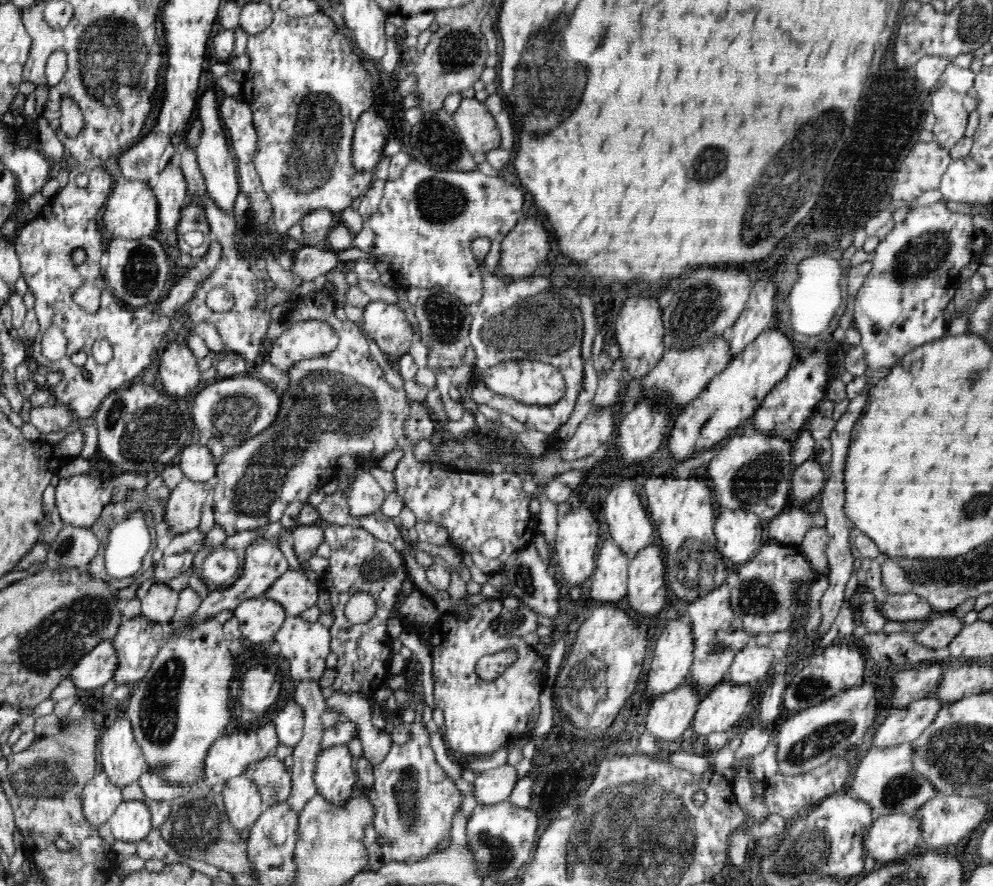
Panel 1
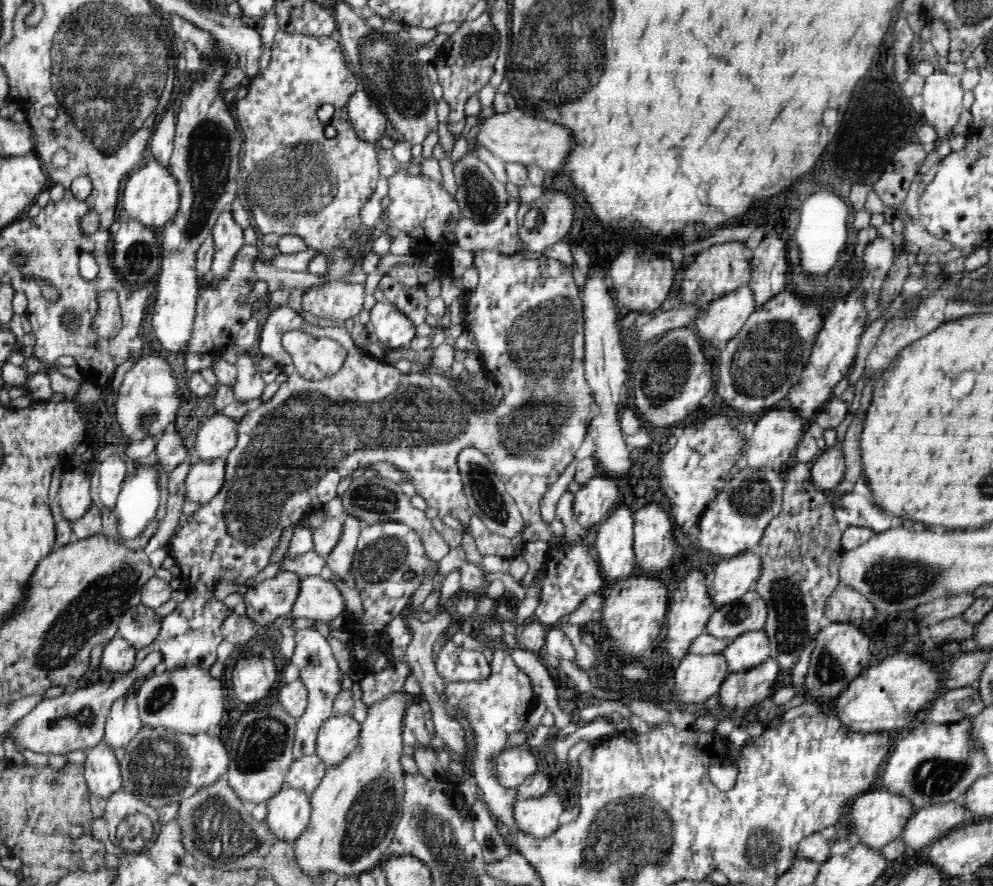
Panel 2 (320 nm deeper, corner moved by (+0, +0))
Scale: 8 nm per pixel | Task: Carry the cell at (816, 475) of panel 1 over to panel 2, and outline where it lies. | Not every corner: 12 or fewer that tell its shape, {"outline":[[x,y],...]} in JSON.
{"outline":[[838,445],[821,451],[810,469],[812,484],[828,493],[844,478]]}

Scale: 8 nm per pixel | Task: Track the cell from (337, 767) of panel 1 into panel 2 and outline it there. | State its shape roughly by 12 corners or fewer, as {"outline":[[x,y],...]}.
{"outline":[[352,714],[328,718],[316,756],[334,768],[358,746]]}

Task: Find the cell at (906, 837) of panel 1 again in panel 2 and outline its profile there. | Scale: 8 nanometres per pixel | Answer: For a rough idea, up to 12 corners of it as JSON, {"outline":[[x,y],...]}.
{"outline":[[960,800],[920,807],[900,836],[930,846],[967,819]]}

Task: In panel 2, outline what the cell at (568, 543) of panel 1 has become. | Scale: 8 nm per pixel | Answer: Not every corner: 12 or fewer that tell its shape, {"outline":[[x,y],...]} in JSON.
{"outline":[[600,473],[574,494],[572,512],[591,530],[618,498],[616,478]]}

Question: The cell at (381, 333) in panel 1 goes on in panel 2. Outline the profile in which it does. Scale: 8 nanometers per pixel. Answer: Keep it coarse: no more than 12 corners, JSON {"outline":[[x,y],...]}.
{"outline":[[386,299],[370,309],[373,339],[406,348],[415,325]]}

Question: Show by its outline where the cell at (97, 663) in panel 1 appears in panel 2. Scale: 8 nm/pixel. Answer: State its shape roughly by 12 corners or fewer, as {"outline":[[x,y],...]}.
{"outline":[[117,632],[104,647],[101,667],[128,673],[137,650]]}

